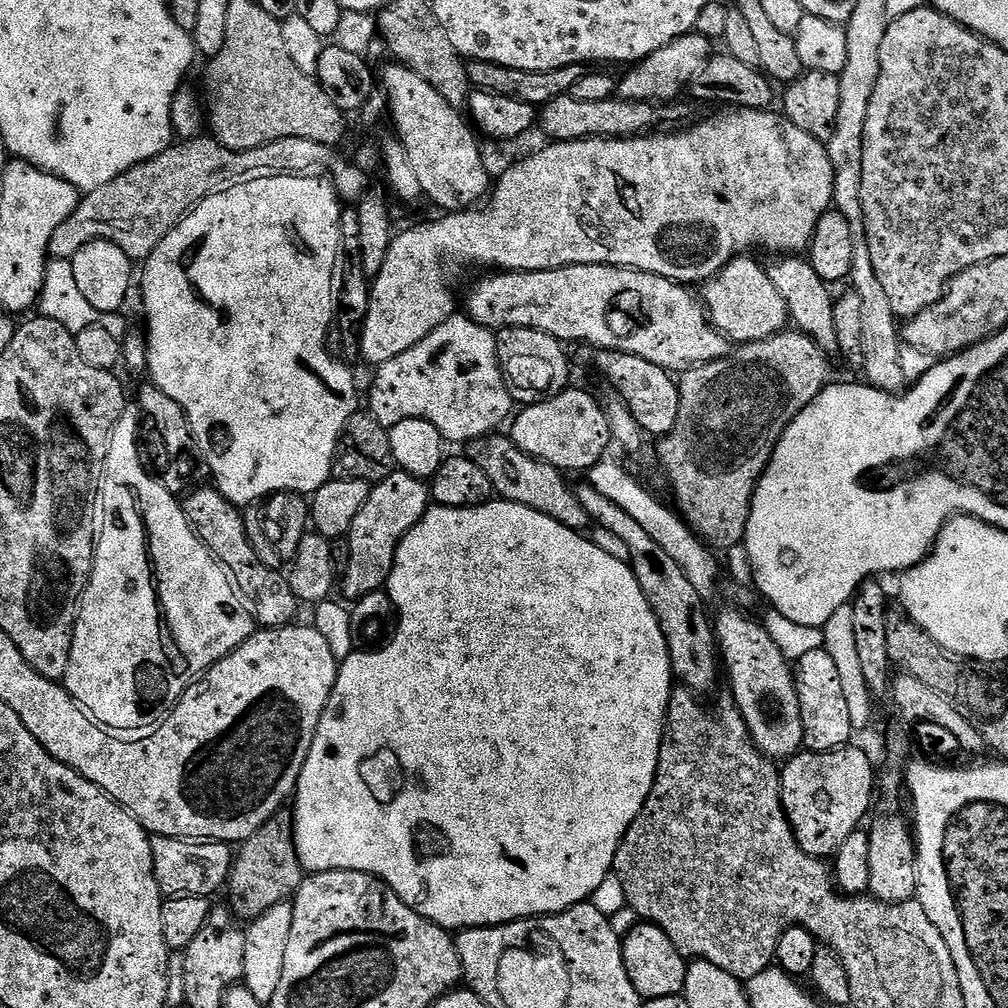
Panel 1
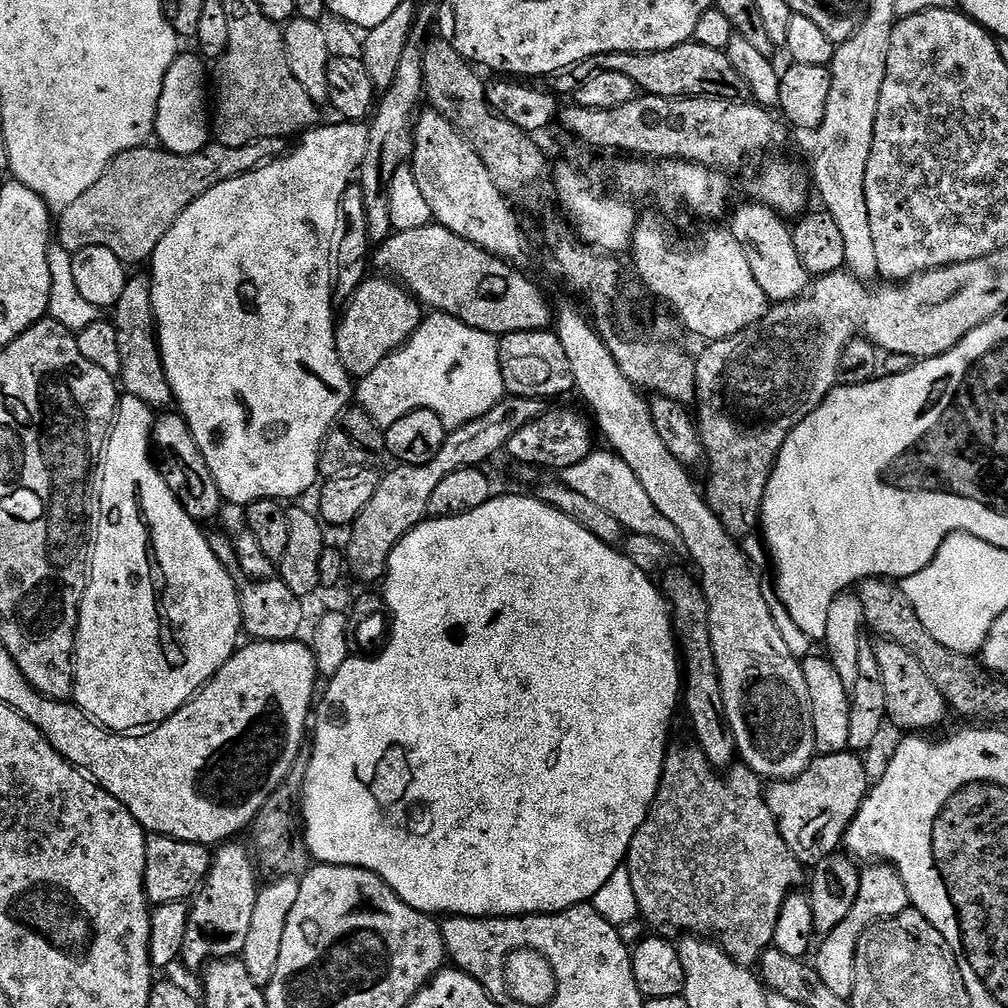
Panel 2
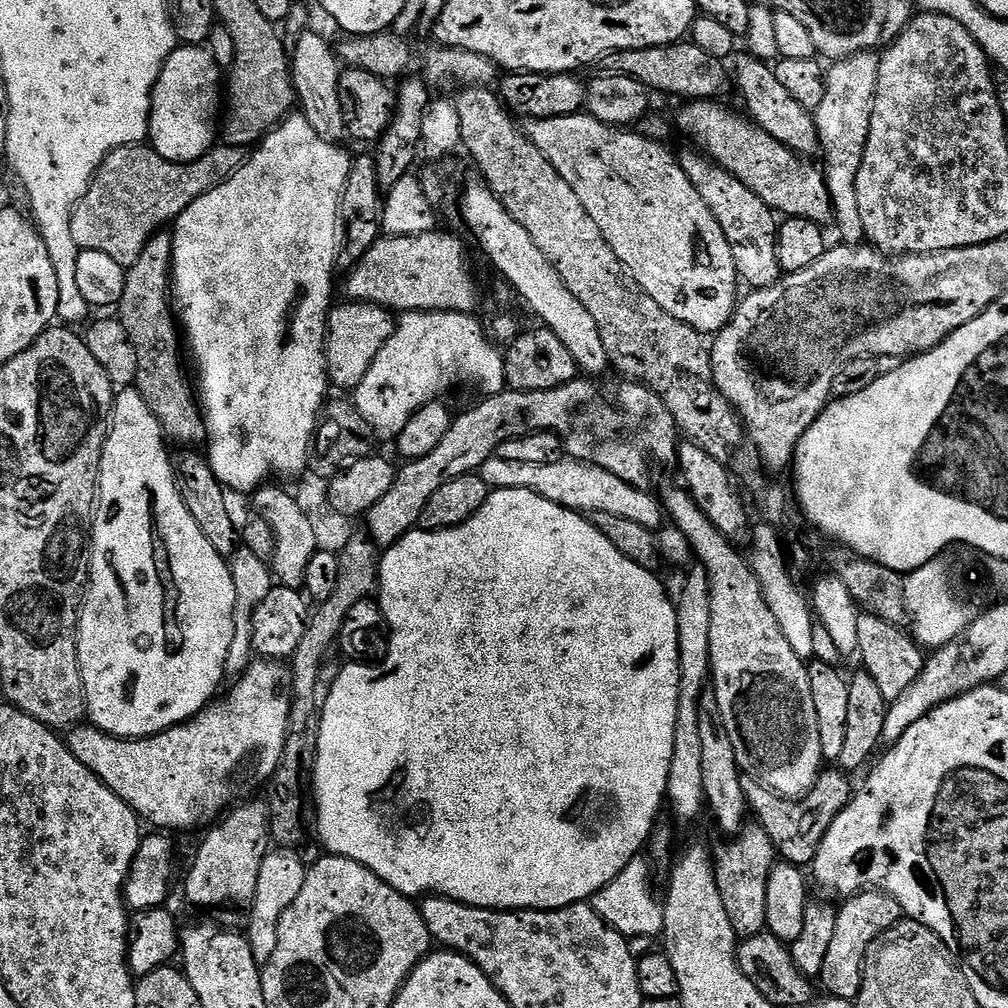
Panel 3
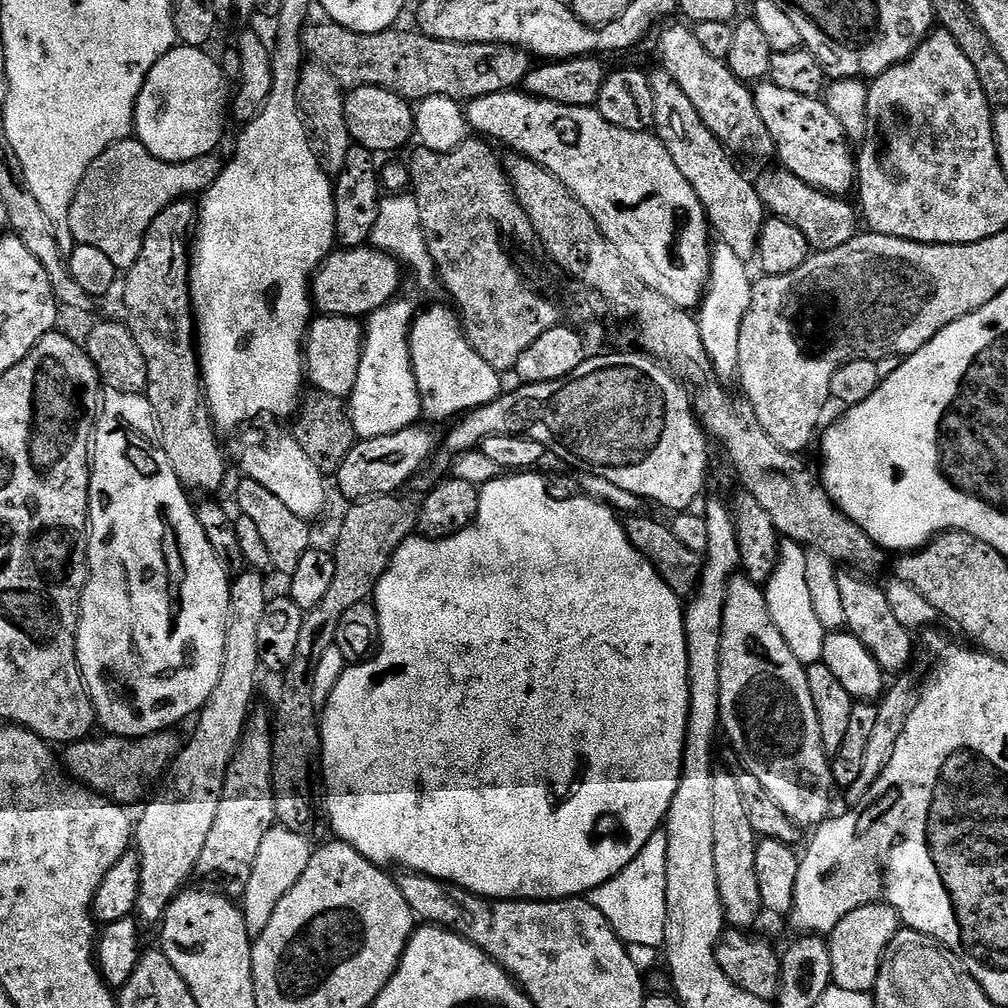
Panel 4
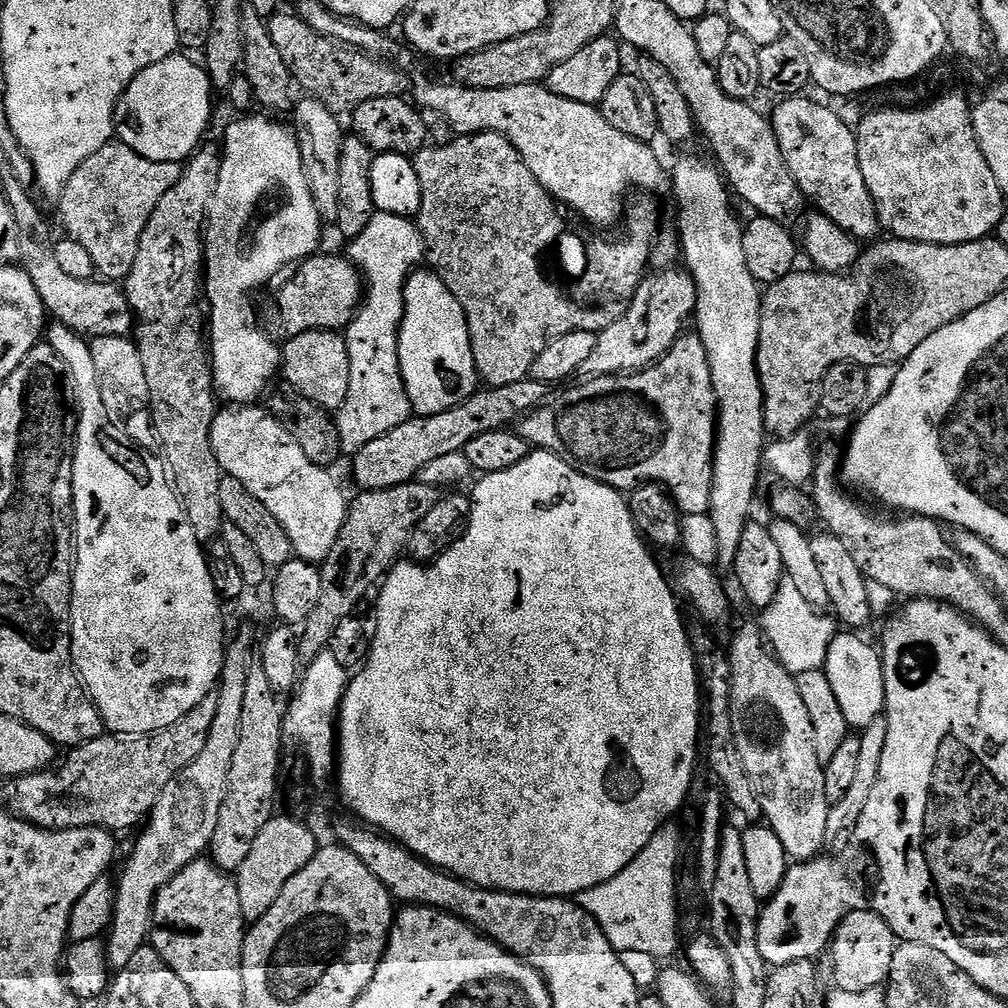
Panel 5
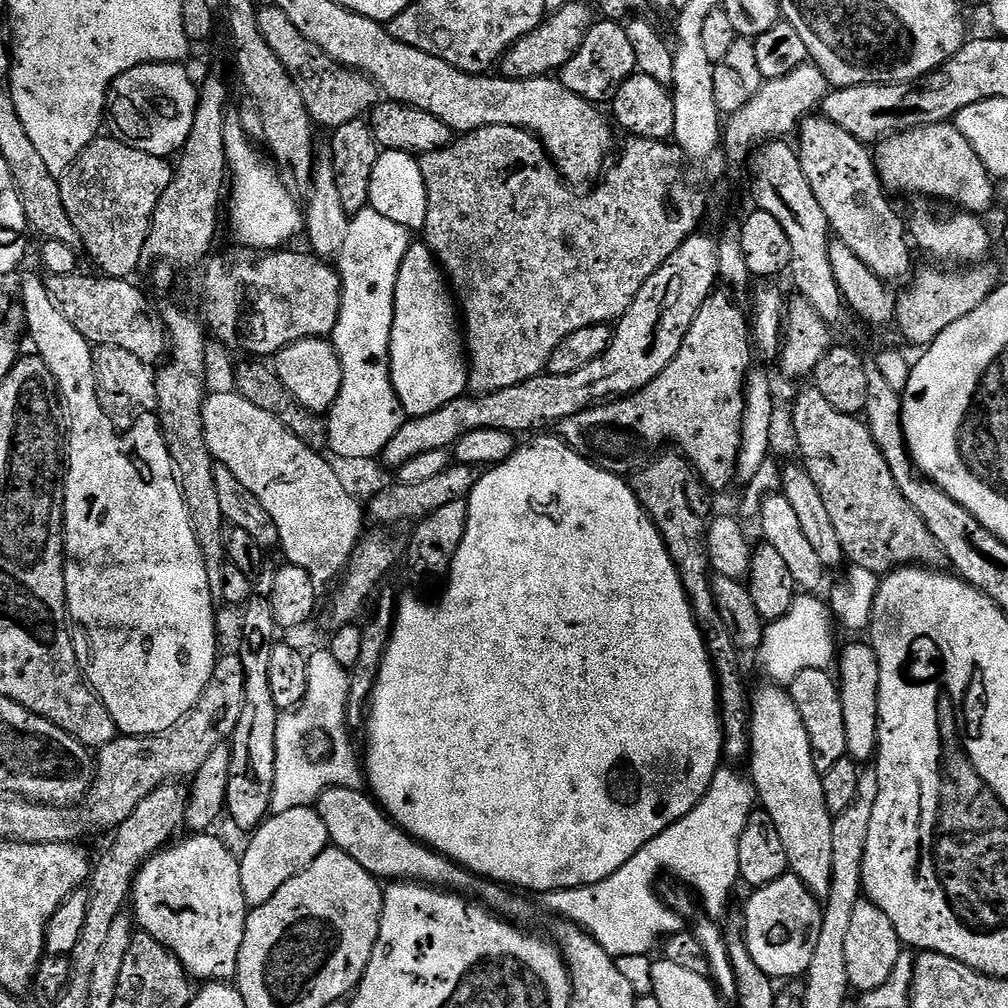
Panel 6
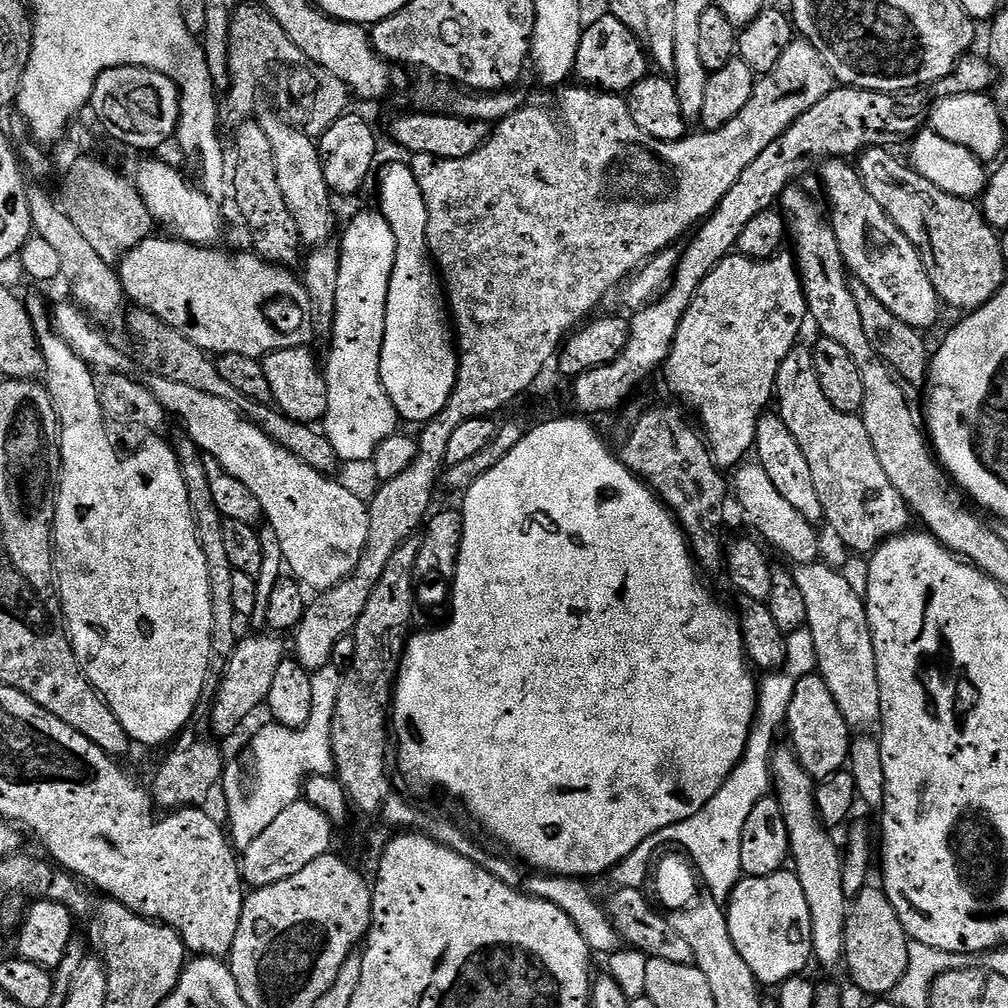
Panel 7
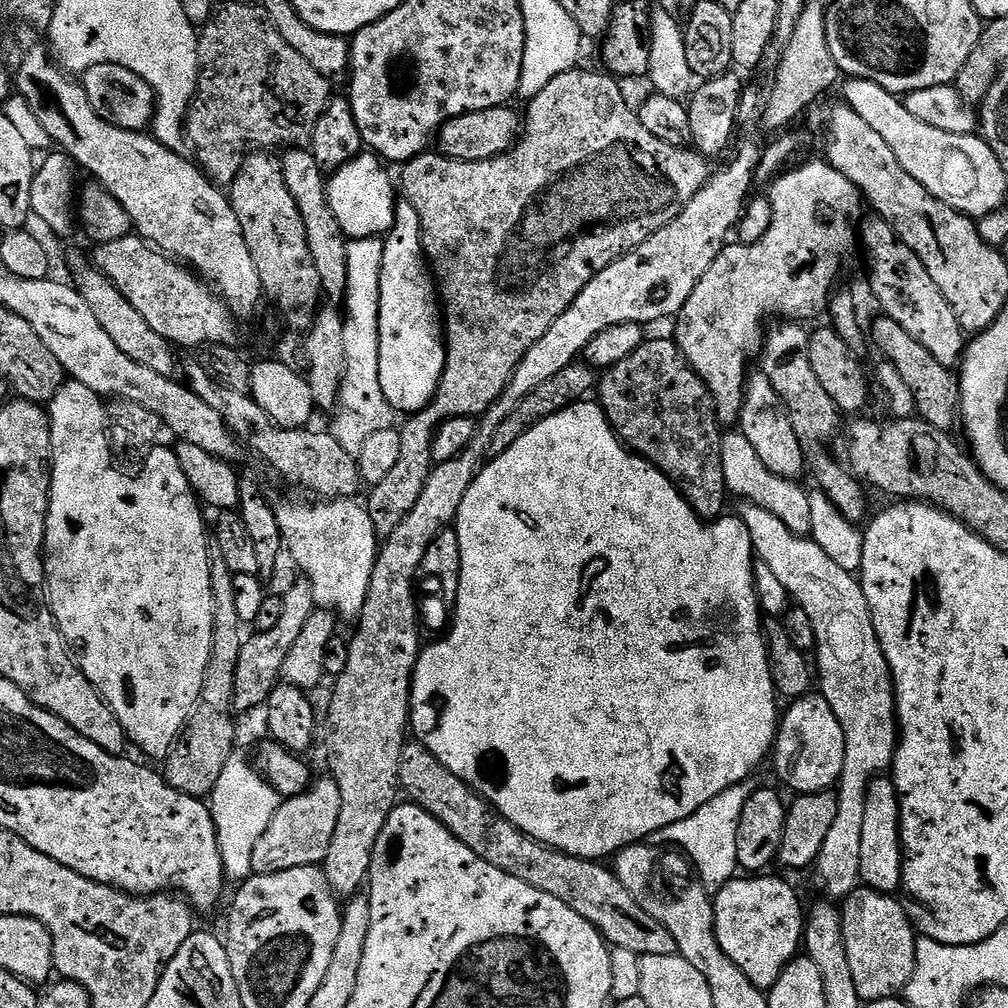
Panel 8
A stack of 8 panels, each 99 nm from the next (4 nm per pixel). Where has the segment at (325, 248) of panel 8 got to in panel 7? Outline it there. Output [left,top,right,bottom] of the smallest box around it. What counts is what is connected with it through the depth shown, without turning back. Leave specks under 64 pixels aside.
[260,118,336,249]

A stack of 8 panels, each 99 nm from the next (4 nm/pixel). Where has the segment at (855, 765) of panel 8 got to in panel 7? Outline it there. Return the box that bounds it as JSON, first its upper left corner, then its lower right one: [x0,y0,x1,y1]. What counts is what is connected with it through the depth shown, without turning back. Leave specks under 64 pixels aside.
[795,562,882,734]

